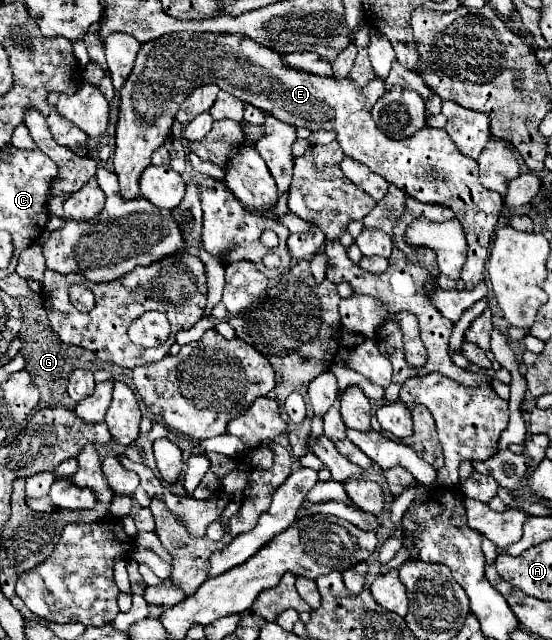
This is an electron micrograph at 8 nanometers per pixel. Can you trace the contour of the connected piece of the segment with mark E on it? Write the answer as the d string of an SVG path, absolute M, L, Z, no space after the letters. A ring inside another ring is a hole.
M176 32L168 34L164 38L150 40L140 46L138 58L134 64L134 70L130 72L128 80L124 82L120 90L120 114L118 114L118 126L116 126L116 150L112 154L114 162L114 172L118 176L120 184L120 194L124 200L134 200L140 198L138 190L138 180L140 174L146 166L150 166L150 156L154 150L158 150L166 136L170 134L170 126L174 122L174 114L178 112L180 104L186 100L186 96L204 84L216 84L222 90L230 92L232 96L240 98L246 104L256 106L258 110L268 110L270 114L276 114L276 118L284 122L292 122L294 126L304 126L308 130L336 130L338 132L338 142L344 150L346 156L352 160L366 164L372 172L380 174L394 186L400 186L400 190L408 190L408 196L426 202L426 204L440 204L450 208L456 218L460 220L466 240L468 240L468 260L462 270L462 280L466 284L466 290L472 290L484 280L484 264L488 258L488 248L490 248L490 234L494 232L494 226L500 218L502 210L502 196L498 192L492 192L484 188L478 180L478 162L460 154L460 150L454 146L450 136L444 130L438 128L424 128L418 130L412 138L406 140L390 140L384 136L374 120L372 120L372 106L376 100L384 94L384 80L374 78L368 82L368 86L358 86L356 82L344 80L336 82L334 78L322 78L314 74L304 74L300 70L290 70L280 62L280 56L268 48L262 48L260 44L252 42L250 38L244 36L228 36L228 34L200 34L200 32Z

